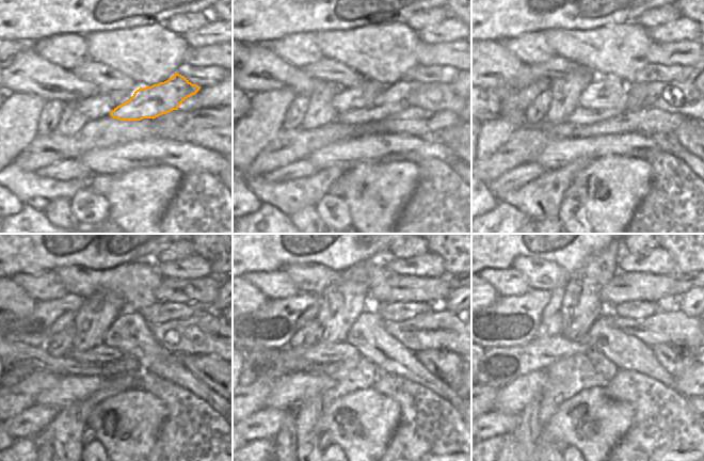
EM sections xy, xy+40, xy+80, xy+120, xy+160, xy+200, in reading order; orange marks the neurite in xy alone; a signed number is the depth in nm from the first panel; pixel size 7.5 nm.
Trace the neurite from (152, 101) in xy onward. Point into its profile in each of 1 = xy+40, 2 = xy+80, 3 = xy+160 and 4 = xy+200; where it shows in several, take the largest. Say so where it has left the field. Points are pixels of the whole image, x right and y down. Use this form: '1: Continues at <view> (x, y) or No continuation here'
1: Continues at xy+40 (393, 99)
2: Continues at xy+80 (580, 115)
3: Continues at xy+160 (265, 364)
4: Continues at xy+200 (499, 366).

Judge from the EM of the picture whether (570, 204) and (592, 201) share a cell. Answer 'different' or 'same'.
different

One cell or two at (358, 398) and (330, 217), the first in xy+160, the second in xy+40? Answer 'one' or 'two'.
two

